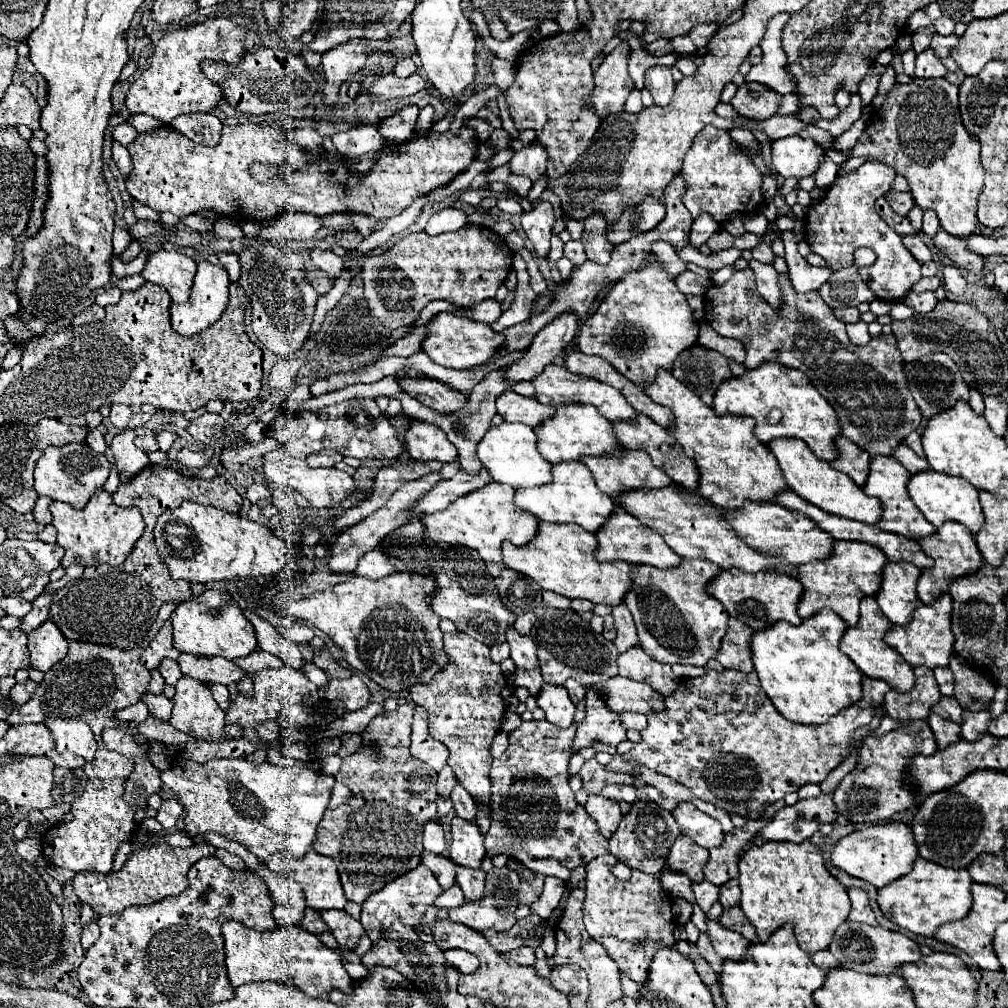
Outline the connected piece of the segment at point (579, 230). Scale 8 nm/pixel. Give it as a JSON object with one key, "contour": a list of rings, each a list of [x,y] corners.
{"contour":[[[565,213],[562,214],[562,218],[566,223],[566,229],[569,231],[572,240],[581,240],[584,230],[582,222],[567,218],[567,216],[565,216]]]}

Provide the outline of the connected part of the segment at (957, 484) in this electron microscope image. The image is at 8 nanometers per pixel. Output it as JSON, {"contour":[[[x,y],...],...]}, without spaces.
{"contour":[[[927,470],[927,472],[913,474],[907,488],[909,488],[909,494],[911,494],[915,506],[919,506],[923,516],[935,528],[939,528],[947,520],[955,520],[955,522],[963,524],[971,534],[977,534],[981,530],[983,510],[981,510],[981,504],[979,504],[979,492],[965,478],[947,476],[947,474],[939,474],[935,470]]]}

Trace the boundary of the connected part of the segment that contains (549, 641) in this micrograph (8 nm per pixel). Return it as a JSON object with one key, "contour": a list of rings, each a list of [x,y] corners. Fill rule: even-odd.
{"contour":[[[547,608],[543,620],[537,620],[531,630],[531,638],[537,644],[537,654],[541,662],[541,674],[547,684],[563,686],[567,678],[577,680],[583,686],[599,686],[609,678],[617,676],[617,648],[613,642],[607,642],[601,634],[583,622],[573,612],[559,612]]]}

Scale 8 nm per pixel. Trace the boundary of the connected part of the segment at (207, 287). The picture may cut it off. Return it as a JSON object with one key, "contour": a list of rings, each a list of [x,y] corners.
{"contour":[[[201,262],[199,270],[197,270],[197,276],[195,276],[195,284],[191,288],[189,301],[184,304],[173,302],[171,308],[169,308],[171,326],[179,336],[193,338],[193,336],[201,334],[203,330],[207,330],[209,326],[213,326],[221,318],[223,310],[227,308],[227,302],[229,302],[229,276],[227,276],[227,270],[219,268],[211,262]]]}

